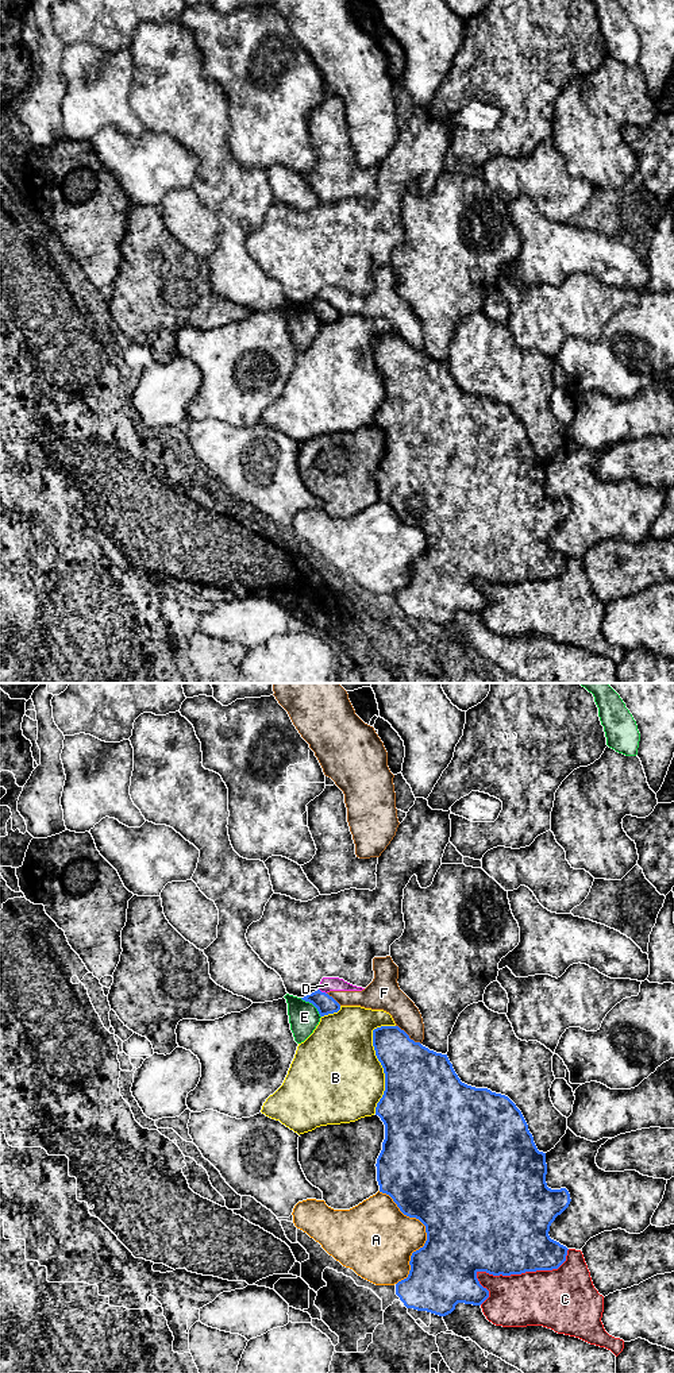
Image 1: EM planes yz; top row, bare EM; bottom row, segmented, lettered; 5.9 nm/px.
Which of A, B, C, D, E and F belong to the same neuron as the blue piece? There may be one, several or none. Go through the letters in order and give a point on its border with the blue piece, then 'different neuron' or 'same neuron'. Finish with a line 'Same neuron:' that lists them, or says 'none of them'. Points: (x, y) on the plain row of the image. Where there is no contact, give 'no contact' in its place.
A: contact yz (427, 543); different neuron
B: contact yz (378, 369); different neuron
C: contact yz (511, 582); different neuron
D: contact yz (323, 301); different neuron
E: contact yz (312, 312); different neuron
F: contact yz (408, 344); different neuron
Same neuron: none of them

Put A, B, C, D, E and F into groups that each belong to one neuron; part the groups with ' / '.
A / B / C / D F / E

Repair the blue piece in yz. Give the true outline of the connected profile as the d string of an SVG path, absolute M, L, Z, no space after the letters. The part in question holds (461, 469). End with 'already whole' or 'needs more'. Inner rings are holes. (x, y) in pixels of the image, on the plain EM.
M381 335L374 338L373 355L385 382L385 400L375 416L375 424L378 424L385 433L385 448L375 473L380 501L389 504L404 524L419 528L425 535L427 541L424 555L411 564L411 579L408 586L396 593L396 603L404 614L407 617L446 625L455 618L458 612L481 614L489 606L489 599L484 597L477 587L478 581L486 581L493 585L511 585L525 581L558 578L566 570L569 558L551 548L548 540L555 527L569 516L571 510L570 502L566 497L551 498L547 495L546 462L538 459L534 446L528 439L528 433L516 413L505 404L462 392L447 363L436 362L423 355L420 351L415 351L398 335Z; already whole

